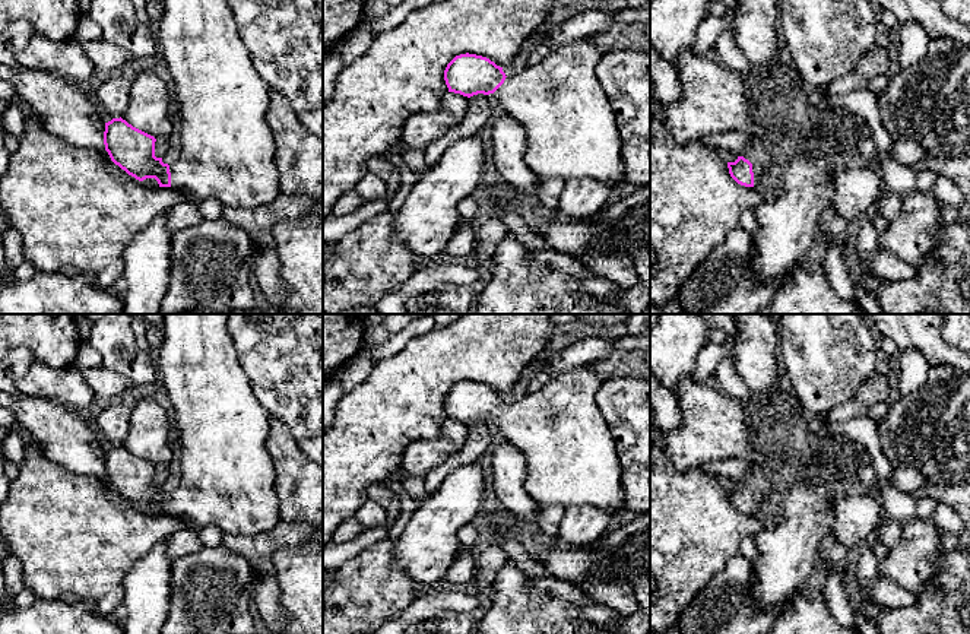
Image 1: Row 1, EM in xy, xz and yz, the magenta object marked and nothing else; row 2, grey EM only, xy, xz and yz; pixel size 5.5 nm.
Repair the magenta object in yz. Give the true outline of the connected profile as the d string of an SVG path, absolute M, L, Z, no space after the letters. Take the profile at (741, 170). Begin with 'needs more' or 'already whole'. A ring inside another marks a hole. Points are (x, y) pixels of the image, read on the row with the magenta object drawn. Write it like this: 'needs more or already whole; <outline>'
needs more; M738 156L735 162L728 162L730 177L741 186L755 187L764 177L763 167L751 164L744 156Z

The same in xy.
needs more; M162 0L158 45L178 99L180 155L172 164L155 156L156 139L126 120L105 123L104 145L111 161L139 181L155 178L199 200L213 197L225 207L260 207L279 194L275 137L267 121L269 88L241 41L228 0Z

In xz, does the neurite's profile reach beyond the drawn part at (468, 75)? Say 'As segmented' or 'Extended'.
Extended

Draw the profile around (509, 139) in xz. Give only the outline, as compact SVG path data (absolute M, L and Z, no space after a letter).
M505 115L494 123L491 143L497 178L522 194L535 196L538 175L526 164L529 142L524 127Z

